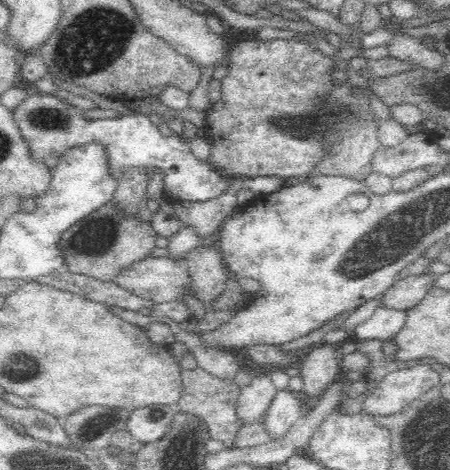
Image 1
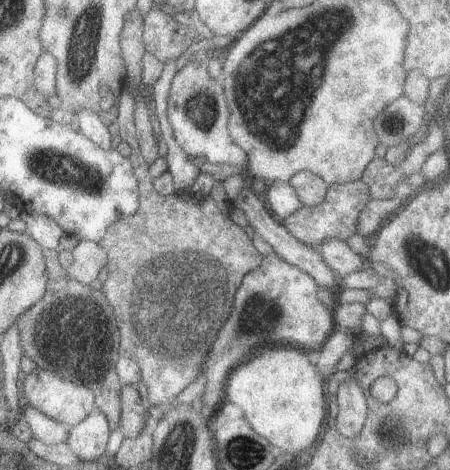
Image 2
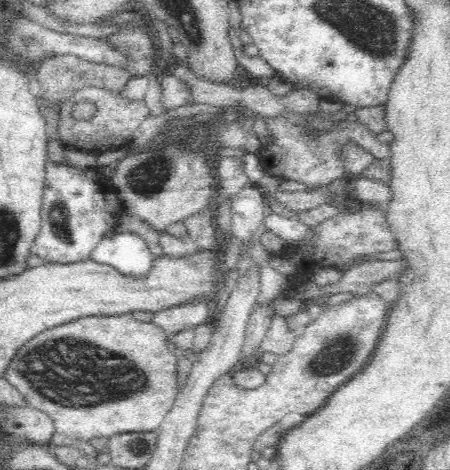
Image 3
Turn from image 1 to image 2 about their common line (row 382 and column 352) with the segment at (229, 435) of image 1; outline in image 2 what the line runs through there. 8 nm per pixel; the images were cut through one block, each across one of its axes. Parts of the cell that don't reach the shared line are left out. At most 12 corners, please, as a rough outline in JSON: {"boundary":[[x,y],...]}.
{"boundary":[[365,182],[331,186],[285,228],[311,248],[357,234],[371,200]]}

